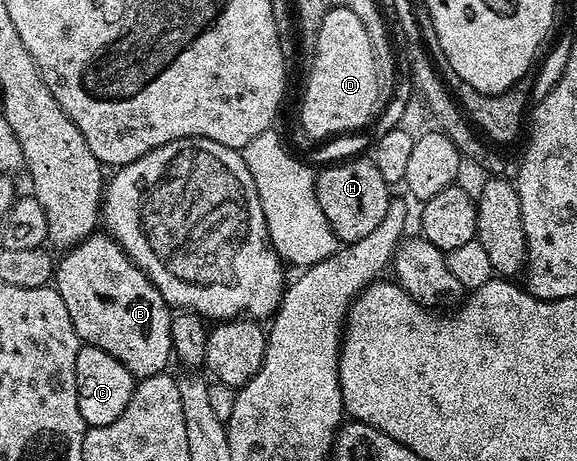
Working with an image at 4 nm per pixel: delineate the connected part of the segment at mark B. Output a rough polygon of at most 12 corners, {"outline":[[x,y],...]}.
{"outline":[[112,236],[55,264],[82,344],[170,367],[171,309]]}

